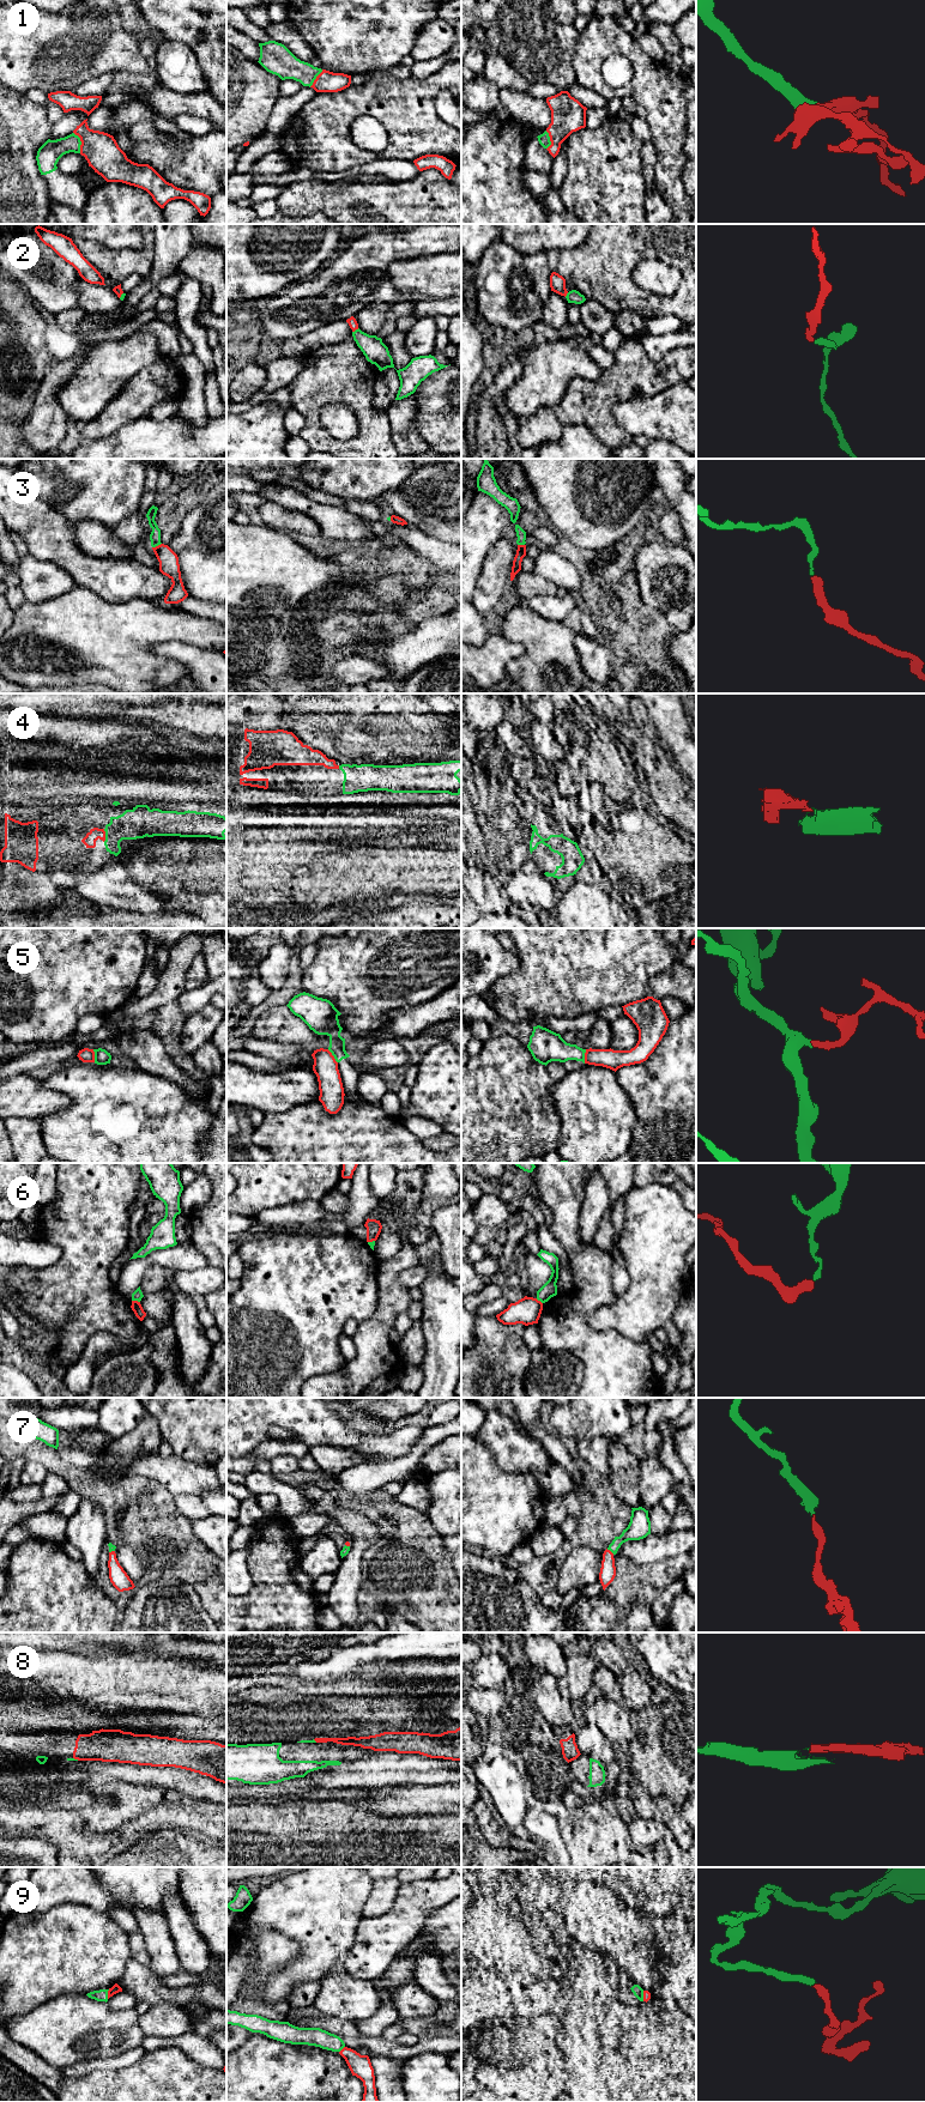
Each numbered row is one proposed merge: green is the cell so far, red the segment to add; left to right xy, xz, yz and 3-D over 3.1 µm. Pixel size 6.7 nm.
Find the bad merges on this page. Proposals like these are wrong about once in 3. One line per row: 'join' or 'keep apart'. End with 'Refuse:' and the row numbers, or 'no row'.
1: join
2: join
3: join
4: join
5: keep apart
6: keep apart
7: join
8: keep apart
9: join
Refuse: 5, 6, 8

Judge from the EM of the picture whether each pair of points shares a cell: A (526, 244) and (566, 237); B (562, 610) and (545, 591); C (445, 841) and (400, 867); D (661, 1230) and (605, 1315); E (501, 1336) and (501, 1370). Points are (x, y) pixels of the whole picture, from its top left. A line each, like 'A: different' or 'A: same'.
A: same
B: different
C: different
D: same
E: same

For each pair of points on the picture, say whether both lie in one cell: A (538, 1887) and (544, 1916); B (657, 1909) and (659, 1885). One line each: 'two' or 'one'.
A: two
B: two

